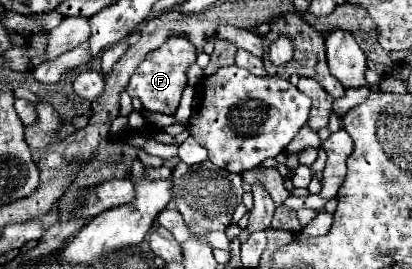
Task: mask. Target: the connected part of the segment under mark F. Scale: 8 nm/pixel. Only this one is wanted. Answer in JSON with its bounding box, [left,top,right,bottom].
[126,35,196,115]

